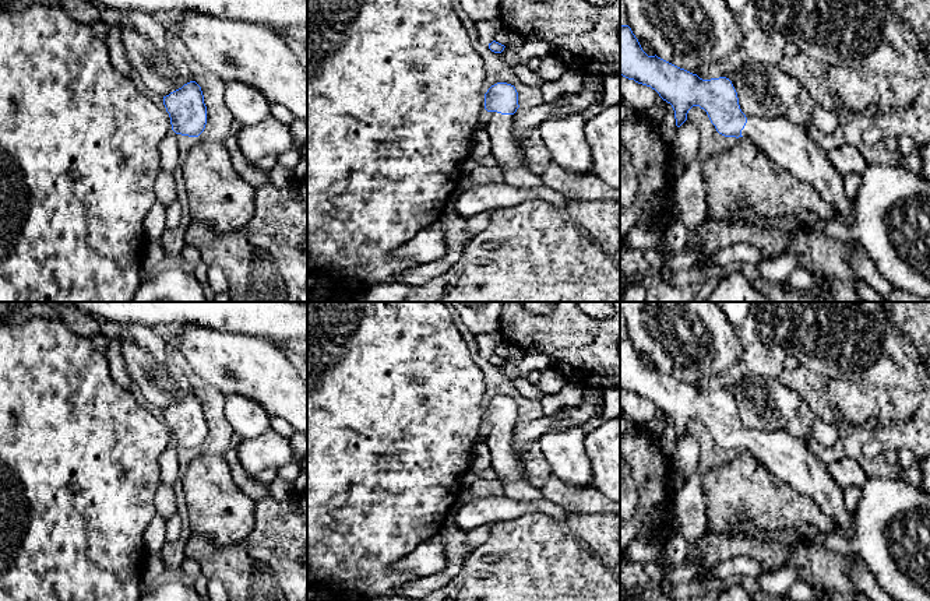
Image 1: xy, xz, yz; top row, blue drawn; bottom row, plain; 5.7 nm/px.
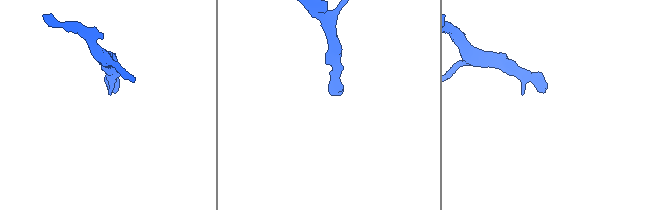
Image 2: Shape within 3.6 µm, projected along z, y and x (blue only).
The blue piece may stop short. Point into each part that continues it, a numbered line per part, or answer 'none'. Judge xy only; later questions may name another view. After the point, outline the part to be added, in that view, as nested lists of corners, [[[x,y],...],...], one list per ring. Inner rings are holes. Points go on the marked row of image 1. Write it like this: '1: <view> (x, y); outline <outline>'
none

